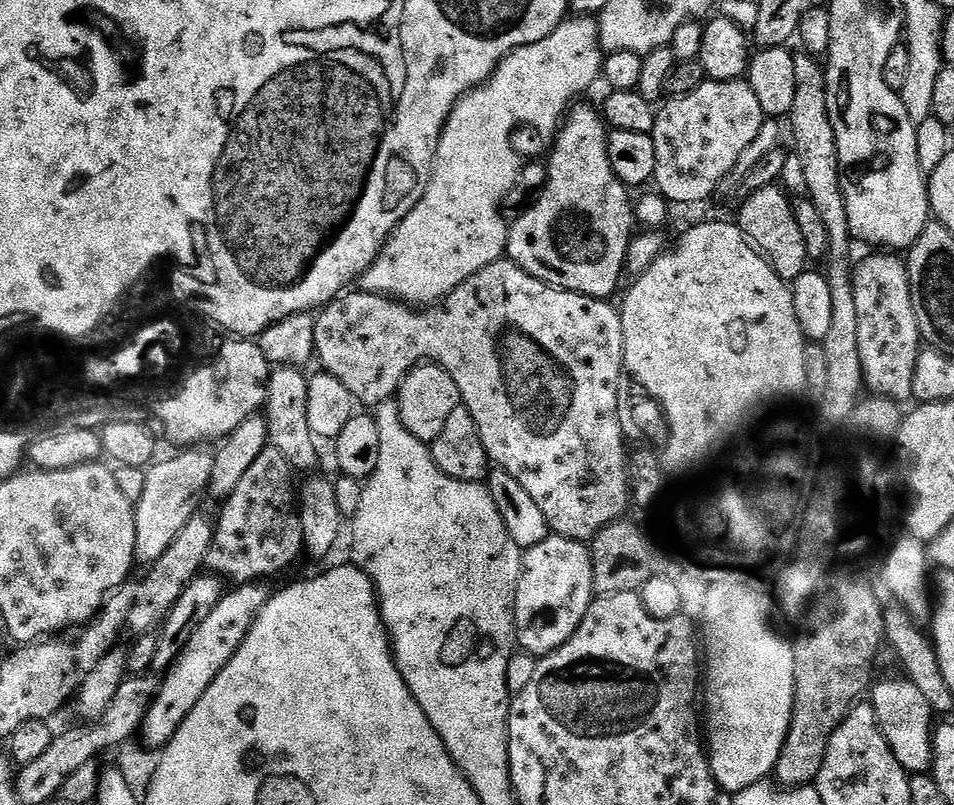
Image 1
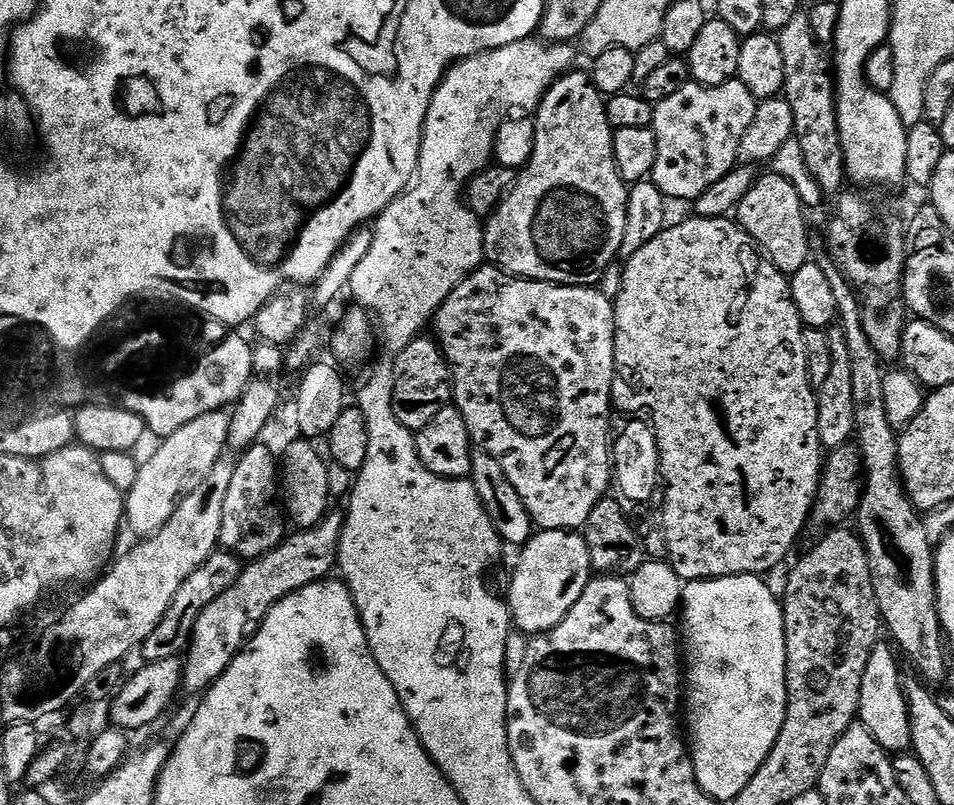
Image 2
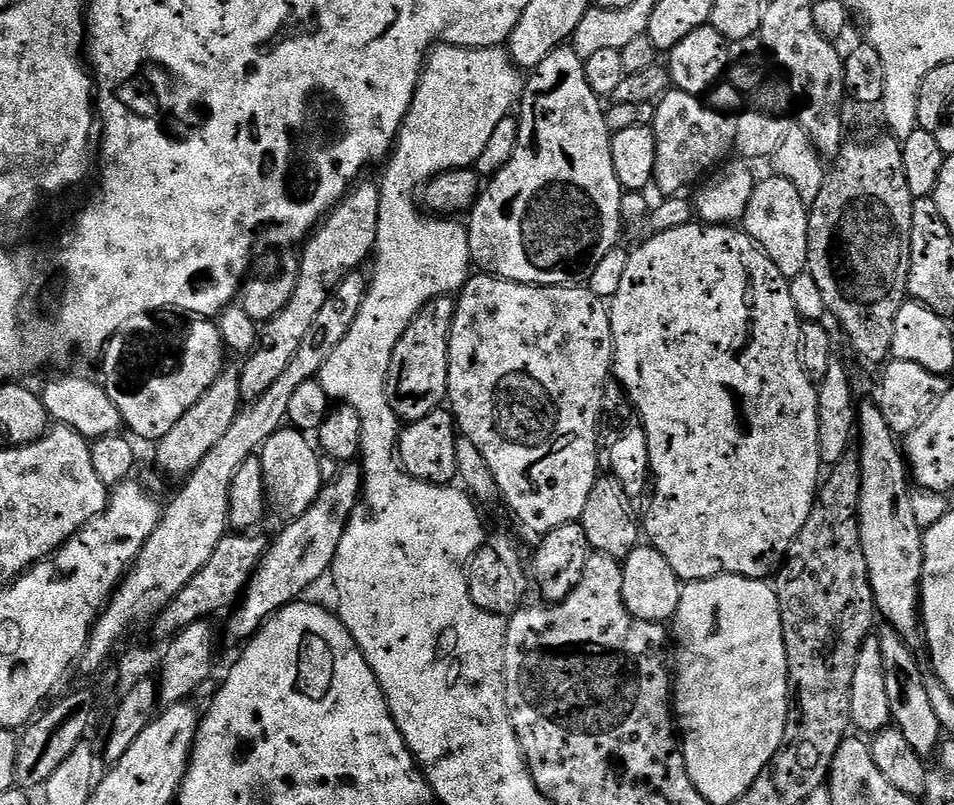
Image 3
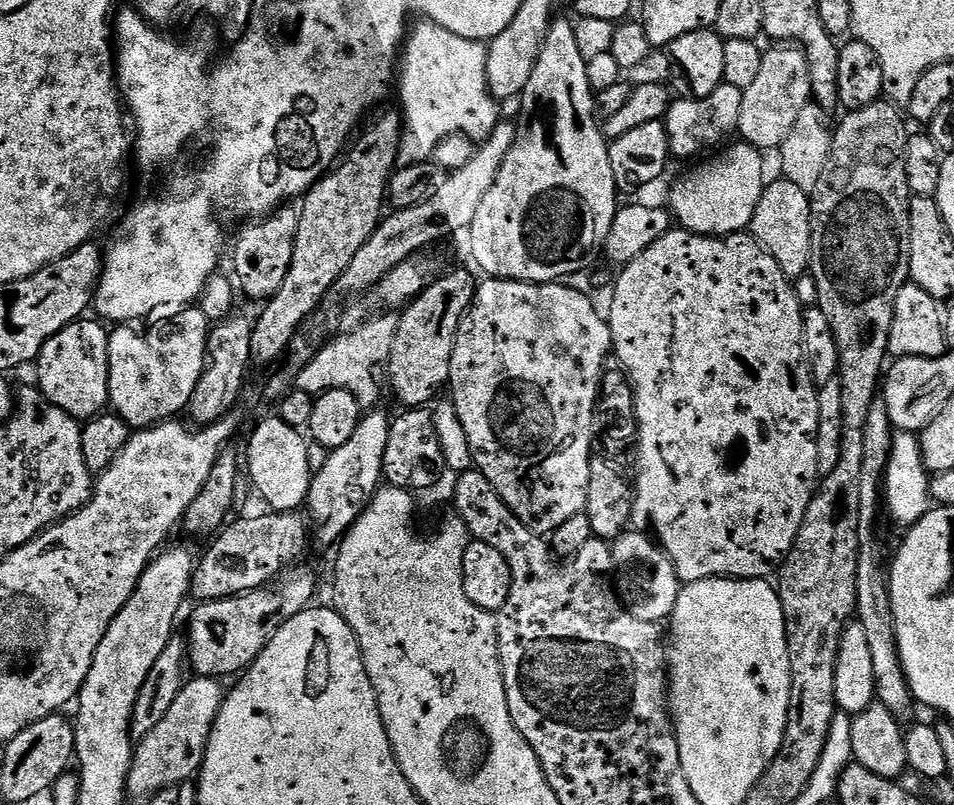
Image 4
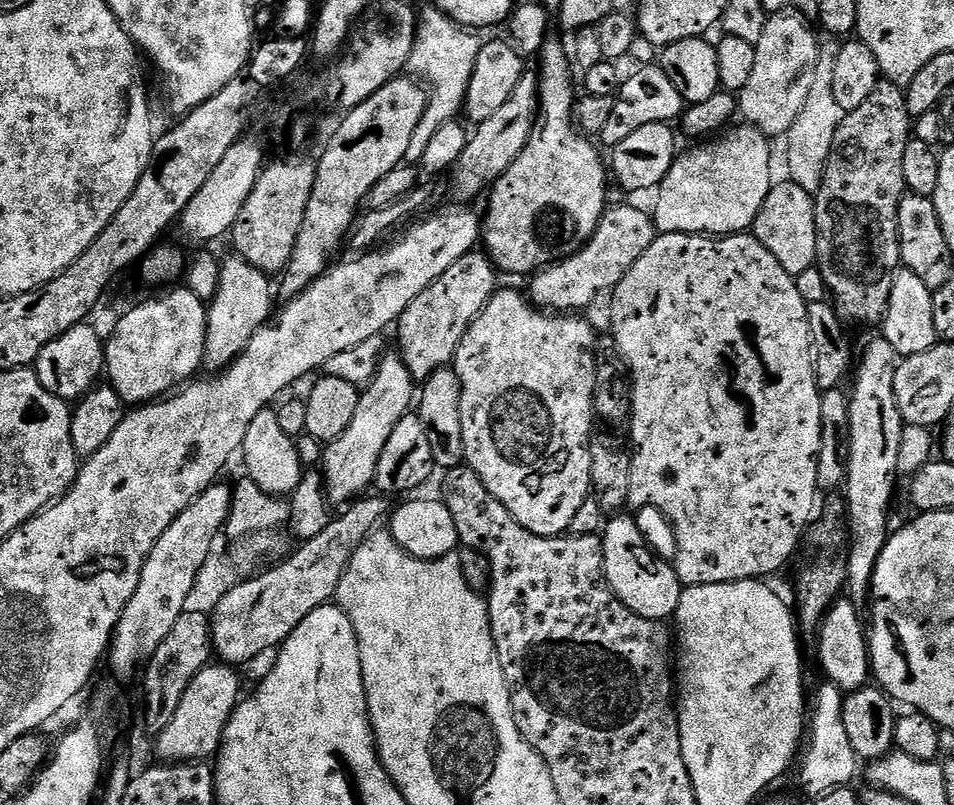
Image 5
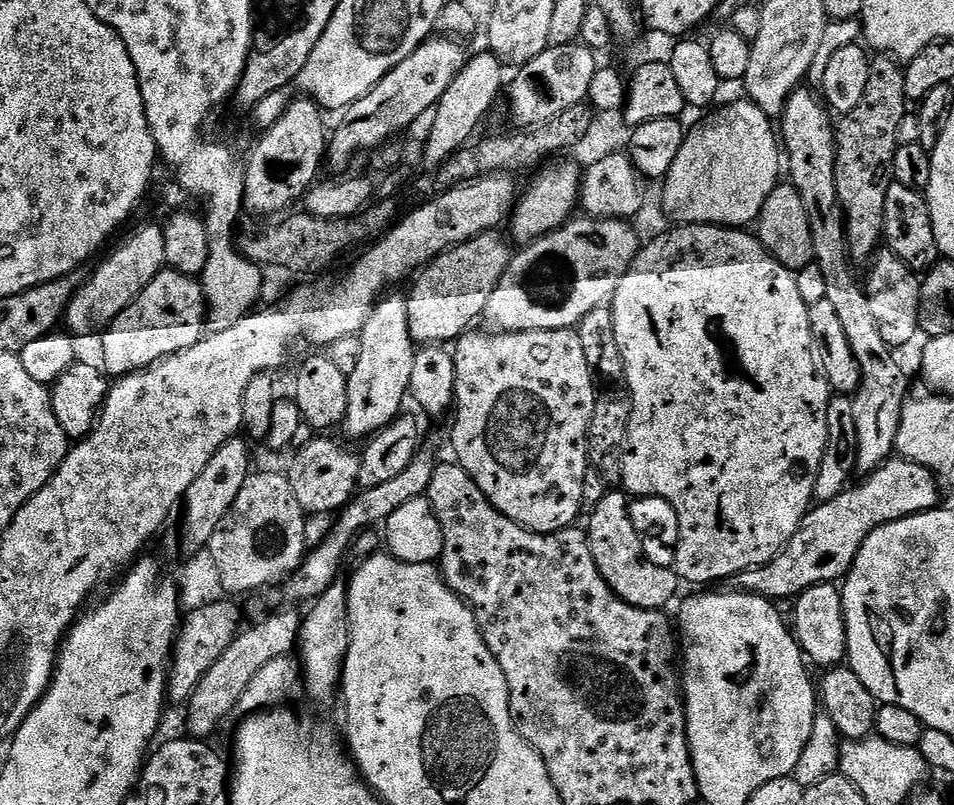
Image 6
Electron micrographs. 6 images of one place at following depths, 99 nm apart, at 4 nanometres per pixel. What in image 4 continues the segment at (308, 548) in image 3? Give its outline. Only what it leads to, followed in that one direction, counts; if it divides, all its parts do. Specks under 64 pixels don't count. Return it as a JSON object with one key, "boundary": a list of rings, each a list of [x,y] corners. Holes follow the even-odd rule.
{"boundary":[[[372,410],[361,419],[358,430],[350,442],[331,449],[326,466],[312,477],[306,503],[306,512],[314,525],[314,540],[322,547],[339,545],[352,523],[363,514],[371,500],[382,487],[384,480],[384,455],[390,416],[381,410]]]}

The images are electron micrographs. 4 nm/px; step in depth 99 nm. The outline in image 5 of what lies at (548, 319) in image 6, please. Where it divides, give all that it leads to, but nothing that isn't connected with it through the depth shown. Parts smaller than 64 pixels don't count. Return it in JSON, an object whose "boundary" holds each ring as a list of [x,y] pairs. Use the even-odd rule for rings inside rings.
{"boundary":[[[634,206],[607,207],[594,235],[571,256],[539,269],[532,277],[529,299],[542,310],[578,312],[598,294],[615,289],[630,266],[653,244],[658,233],[651,215]]]}

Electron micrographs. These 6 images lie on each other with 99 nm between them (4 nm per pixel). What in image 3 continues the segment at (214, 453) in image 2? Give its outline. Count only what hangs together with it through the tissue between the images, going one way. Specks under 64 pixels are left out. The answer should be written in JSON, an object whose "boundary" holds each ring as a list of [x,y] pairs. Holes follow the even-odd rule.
{"boundary":[[[225,367],[214,386],[210,386],[210,390],[206,390],[206,394],[202,394],[202,398],[198,398],[198,402],[194,402],[194,406],[190,406],[186,414],[182,414],[182,419],[174,425],[174,430],[170,430],[170,434],[166,434],[166,438],[155,445],[156,460],[160,463],[161,470],[172,476],[187,477],[202,462],[202,458],[206,458],[209,450],[225,436],[226,430],[234,426],[234,418],[241,407],[240,368]]]}

